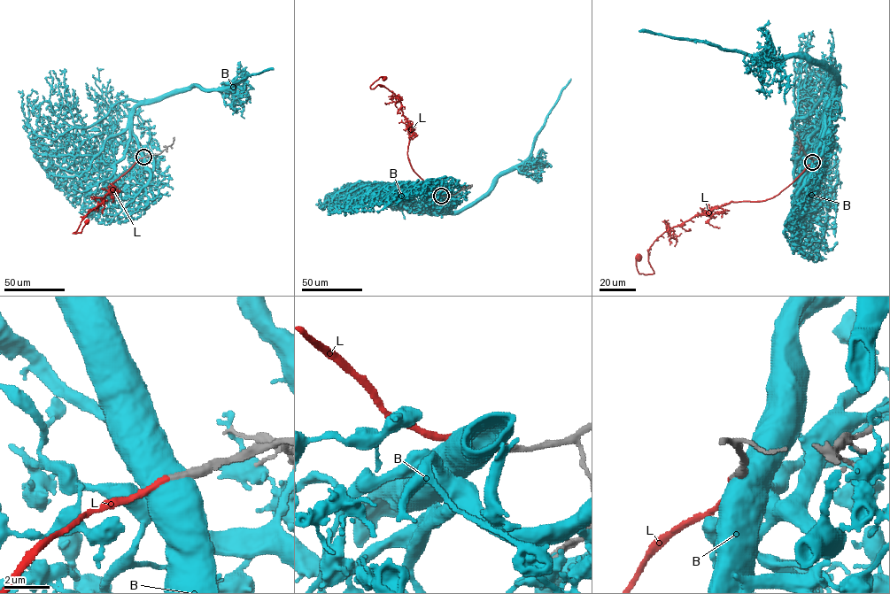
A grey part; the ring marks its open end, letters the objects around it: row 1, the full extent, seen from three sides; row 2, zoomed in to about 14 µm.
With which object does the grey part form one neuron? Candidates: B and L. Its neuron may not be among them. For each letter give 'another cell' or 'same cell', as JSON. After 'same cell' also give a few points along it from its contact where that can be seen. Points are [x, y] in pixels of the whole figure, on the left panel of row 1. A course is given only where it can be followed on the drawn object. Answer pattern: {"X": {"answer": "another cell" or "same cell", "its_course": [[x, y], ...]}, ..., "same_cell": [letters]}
{"B": {"answer": "another cell"}, "L": {"answer": "same cell", "its_course": [[143, 157], [110, 183], [113, 188], [86, 215], [73, 233], [81, 232], [88, 219]]}, "same_cell": ["L"]}

